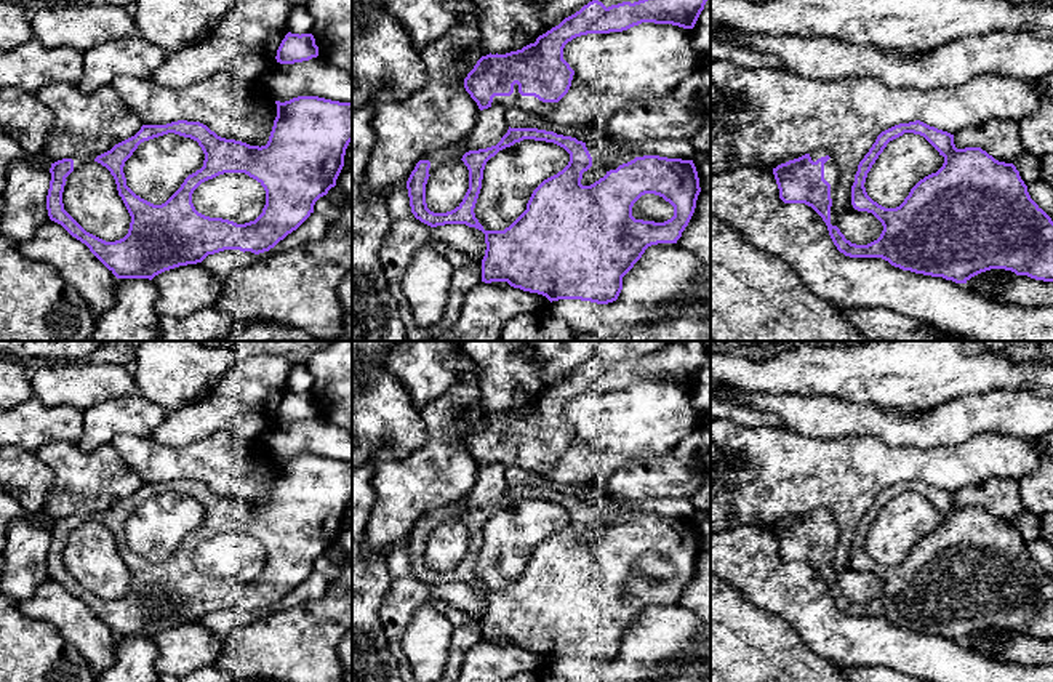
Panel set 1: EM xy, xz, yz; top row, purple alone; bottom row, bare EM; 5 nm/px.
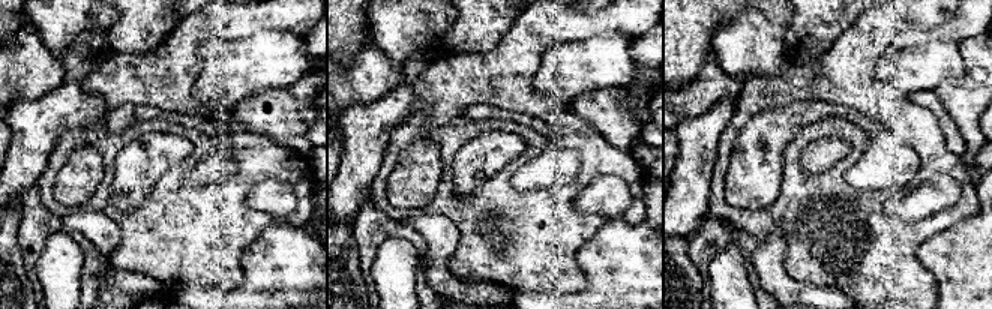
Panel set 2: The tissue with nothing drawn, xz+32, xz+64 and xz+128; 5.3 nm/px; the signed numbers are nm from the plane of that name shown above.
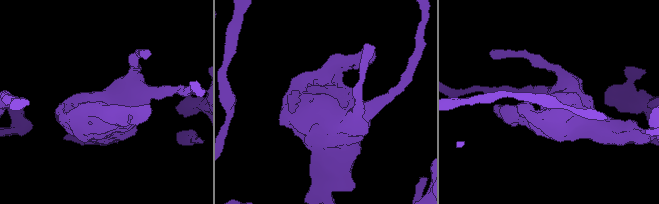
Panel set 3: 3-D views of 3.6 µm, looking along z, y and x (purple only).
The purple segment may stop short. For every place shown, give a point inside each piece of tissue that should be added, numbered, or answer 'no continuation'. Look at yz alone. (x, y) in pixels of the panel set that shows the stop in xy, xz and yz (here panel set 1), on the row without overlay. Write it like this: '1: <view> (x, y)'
1: yz (831, 530)

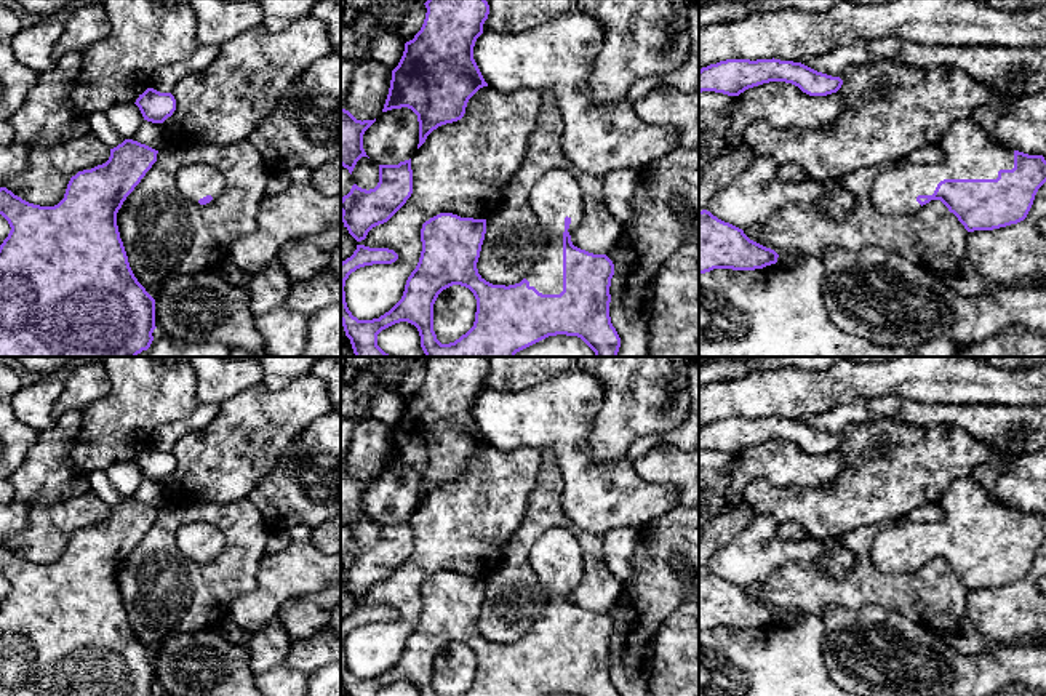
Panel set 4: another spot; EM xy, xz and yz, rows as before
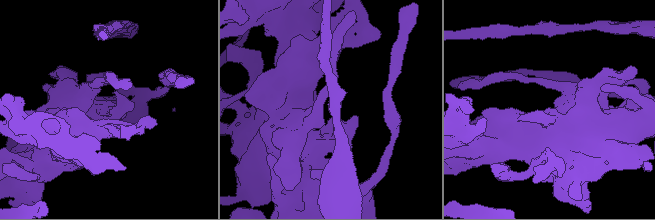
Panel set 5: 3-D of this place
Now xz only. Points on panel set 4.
1: xz (557, 552)

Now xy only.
1: xy (194, 540)

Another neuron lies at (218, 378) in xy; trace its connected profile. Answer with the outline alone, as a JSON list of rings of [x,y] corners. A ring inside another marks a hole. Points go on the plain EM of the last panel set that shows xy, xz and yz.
[[[190,357],[197,376],[198,403],[221,405],[227,398],[262,384],[264,371],[258,360],[229,357]]]

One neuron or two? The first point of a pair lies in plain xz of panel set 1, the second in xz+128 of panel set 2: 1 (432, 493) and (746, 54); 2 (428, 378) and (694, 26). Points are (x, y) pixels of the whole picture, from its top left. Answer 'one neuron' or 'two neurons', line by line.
1: two neurons
2: two neurons

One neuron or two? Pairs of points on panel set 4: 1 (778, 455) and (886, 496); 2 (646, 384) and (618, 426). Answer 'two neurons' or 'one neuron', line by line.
1: two neurons
2: one neuron

